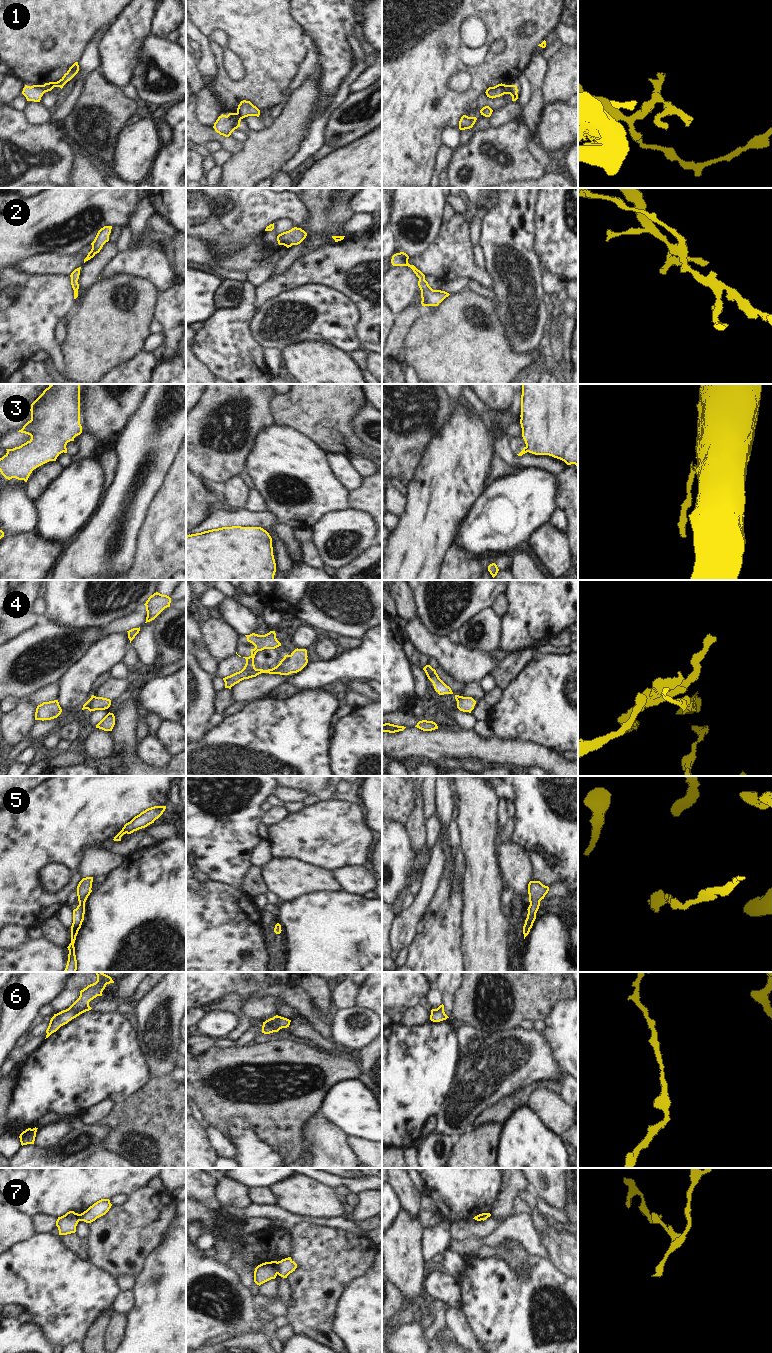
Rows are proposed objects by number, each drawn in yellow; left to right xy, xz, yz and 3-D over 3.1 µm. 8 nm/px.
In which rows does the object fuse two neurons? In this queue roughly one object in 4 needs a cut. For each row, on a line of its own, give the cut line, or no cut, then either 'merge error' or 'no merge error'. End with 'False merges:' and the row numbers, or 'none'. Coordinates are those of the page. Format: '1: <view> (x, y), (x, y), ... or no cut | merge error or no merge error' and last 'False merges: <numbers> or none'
1: yz (506, 85), (503, 93) | merge error
2: no cut | no merge error
3: xy (65, 445), (63, 451) | merge error
4: no cut | no merge error
5: no cut | no merge error
6: no cut | no merge error
7: xz (278, 1262), (276, 1265), (277, 1273) | merge error
False merges: 1, 3, 7

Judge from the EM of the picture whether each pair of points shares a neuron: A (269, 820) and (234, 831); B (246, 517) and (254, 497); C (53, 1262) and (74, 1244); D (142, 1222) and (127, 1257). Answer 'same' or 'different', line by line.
A: different
B: different
C: different
D: same

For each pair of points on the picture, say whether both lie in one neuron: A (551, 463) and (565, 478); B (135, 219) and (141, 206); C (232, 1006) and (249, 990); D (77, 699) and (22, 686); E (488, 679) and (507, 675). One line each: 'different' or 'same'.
A: different
B: same
C: different
D: different
E: different

